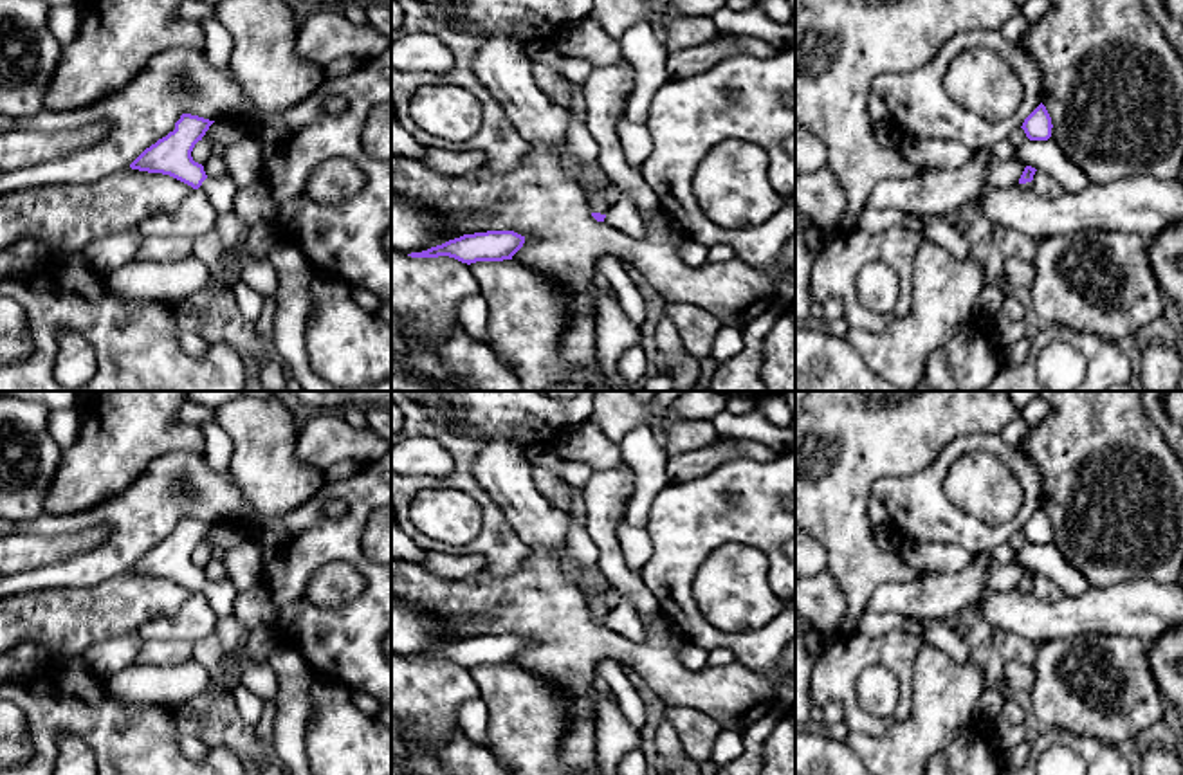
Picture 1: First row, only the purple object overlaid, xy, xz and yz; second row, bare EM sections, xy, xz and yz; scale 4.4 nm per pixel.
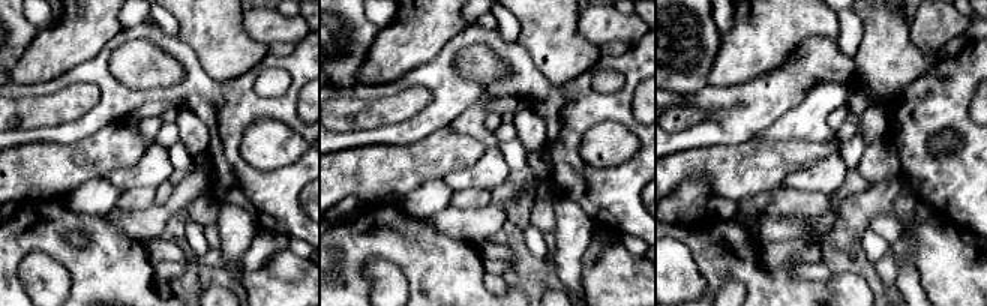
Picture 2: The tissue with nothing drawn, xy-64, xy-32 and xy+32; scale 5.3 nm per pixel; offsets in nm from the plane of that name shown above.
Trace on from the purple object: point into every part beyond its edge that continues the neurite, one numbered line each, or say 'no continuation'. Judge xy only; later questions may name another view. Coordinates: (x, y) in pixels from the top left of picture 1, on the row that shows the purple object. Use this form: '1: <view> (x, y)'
1: xy (222, 190)

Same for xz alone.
1: xz (624, 217)

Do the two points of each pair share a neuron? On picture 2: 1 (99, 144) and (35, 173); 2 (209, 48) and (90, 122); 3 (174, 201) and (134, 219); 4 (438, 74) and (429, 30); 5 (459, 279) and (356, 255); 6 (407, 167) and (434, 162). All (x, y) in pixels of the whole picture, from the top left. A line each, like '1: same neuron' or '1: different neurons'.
1: same neuron
2: different neurons
3: same neuron
4: different neurons
5: same neuron
6: same neuron

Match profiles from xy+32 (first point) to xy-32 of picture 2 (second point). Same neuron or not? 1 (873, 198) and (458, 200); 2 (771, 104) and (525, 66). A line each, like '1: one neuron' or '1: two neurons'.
1: one neuron
2: one neuron

